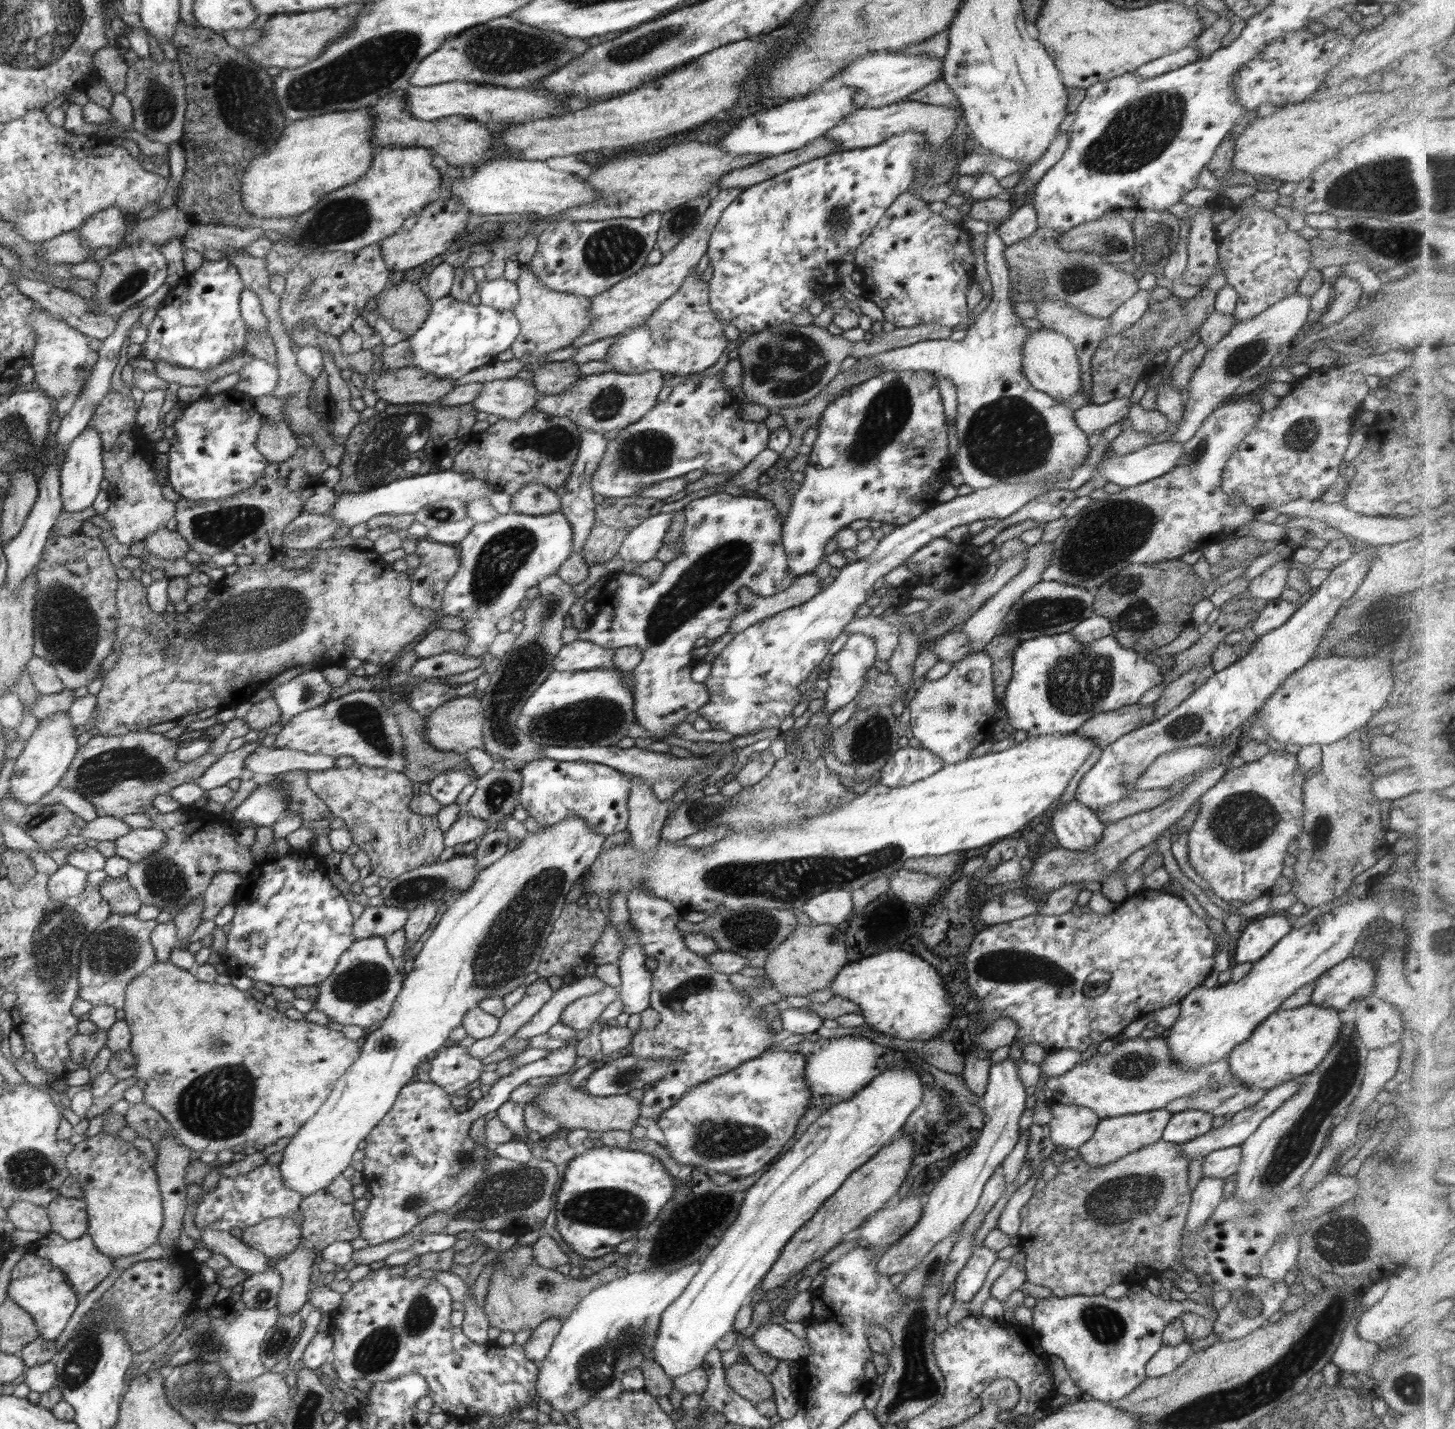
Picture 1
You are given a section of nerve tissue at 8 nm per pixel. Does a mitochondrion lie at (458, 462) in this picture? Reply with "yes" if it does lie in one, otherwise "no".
no

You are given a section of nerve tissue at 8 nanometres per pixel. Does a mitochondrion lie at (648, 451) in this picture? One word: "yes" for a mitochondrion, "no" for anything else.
yes

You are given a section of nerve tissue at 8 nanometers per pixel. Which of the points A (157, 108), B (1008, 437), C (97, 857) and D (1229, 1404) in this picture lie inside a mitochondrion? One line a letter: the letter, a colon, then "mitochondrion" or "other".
A: mitochondrion
B: mitochondrion
C: other
D: mitochondrion

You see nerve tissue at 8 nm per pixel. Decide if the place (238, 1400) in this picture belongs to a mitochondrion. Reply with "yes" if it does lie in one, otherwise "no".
yes

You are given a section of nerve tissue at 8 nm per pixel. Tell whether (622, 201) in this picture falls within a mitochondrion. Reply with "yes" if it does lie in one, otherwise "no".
yes

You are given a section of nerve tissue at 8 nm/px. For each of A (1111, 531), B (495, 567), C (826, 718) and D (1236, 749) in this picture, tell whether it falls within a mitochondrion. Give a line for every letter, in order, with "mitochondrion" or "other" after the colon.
A: mitochondrion
B: mitochondrion
C: other
D: other

